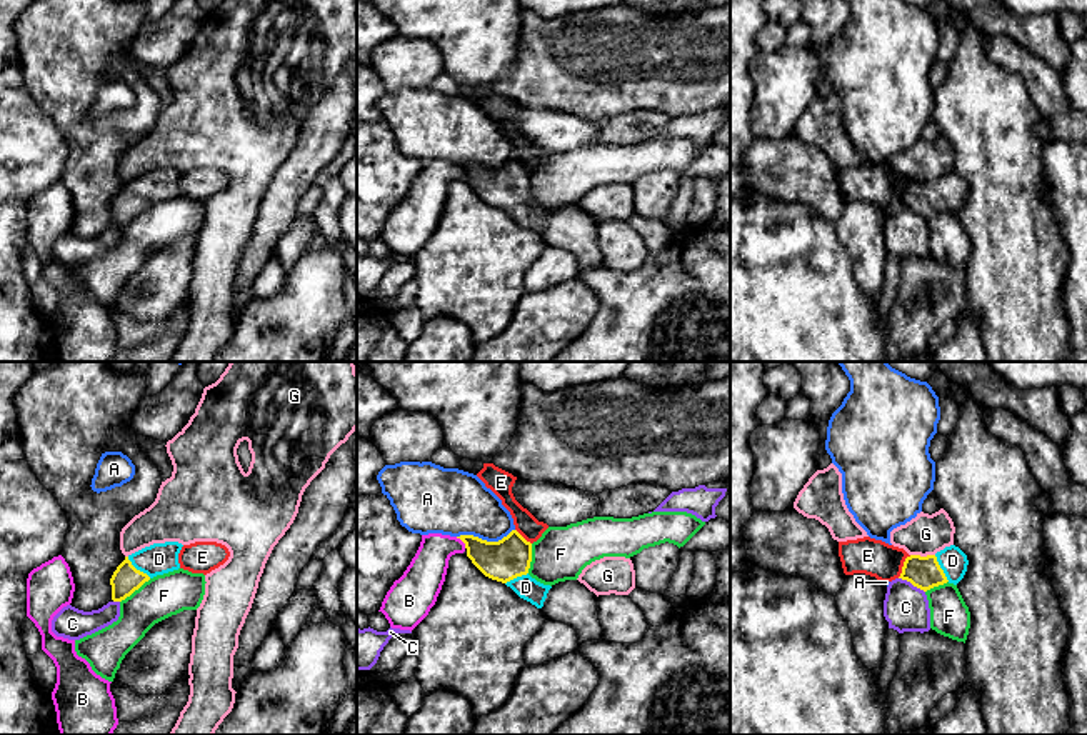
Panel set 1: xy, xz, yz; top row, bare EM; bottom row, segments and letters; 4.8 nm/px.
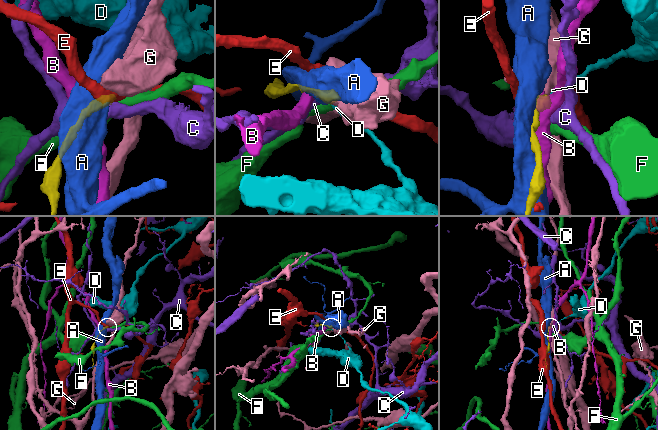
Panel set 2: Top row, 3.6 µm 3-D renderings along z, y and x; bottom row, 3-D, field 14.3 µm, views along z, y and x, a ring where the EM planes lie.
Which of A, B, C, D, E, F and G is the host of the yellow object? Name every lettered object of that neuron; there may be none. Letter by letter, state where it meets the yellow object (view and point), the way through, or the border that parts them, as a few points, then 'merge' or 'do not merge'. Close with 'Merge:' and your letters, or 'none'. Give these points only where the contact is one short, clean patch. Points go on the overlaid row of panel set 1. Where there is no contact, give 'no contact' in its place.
A: meets yellow in xz at (485, 540); do not merge
B: meets yellow in xz at (462, 540); do not merge
C: meets yellow in yz at (912, 584); border along yz (899, 577), (924, 592); do not merge
D: meets yellow in xy at (139, 570); runs through xy (125, 579), (139, 570), (159, 559); merge
E: meets yellow in yz at (904, 565); border along yz (911, 555), (906, 559), (897, 577); do not merge
F: meets yellow in xy at (135, 589); border along xy (150, 579), (120, 602); do not merge
G: meets yellow in yz at (922, 557); border along yz (911, 554), (934, 555); do not merge
Merge: D

